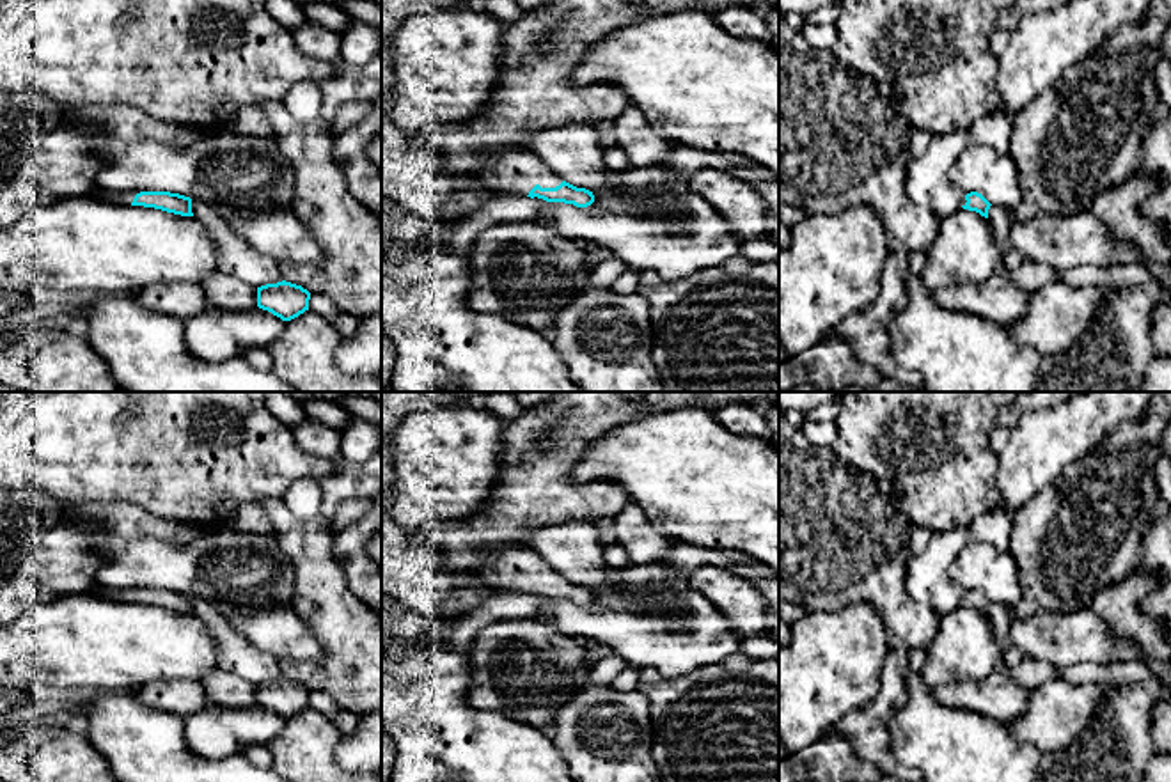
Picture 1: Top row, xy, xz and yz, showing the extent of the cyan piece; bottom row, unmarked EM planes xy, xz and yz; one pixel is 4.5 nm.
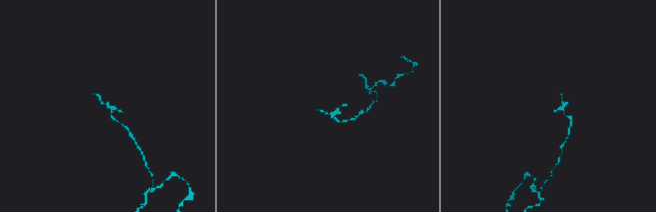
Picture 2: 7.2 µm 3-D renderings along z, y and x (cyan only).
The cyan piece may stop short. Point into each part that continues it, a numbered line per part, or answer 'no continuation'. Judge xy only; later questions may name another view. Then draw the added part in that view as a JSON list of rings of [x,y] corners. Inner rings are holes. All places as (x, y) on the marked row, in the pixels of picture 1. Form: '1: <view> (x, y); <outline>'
1: xy (105, 195); [[[99,190],[99,192],[90,192],[90,195],[98,200],[103,200],[103,202],[115,202],[115,204],[131,206],[137,192],[117,193],[117,192],[110,192],[110,190]]]

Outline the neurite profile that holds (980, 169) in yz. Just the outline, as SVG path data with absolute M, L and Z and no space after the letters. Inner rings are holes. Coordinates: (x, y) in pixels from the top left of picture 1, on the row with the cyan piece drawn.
M971 144L949 170L951 183L965 193L978 192L990 204L1017 209L1020 202L1018 170L1010 154Z

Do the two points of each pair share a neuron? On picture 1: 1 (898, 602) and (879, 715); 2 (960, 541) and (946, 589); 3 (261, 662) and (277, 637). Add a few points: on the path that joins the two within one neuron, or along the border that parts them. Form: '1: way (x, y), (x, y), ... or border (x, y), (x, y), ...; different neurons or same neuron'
1: border (903, 642), (911, 649); different neurons
2: way (948, 554), (943, 559), (943, 577); same neuron
3: border (233, 626), (252, 644), (279, 660); different neurons

